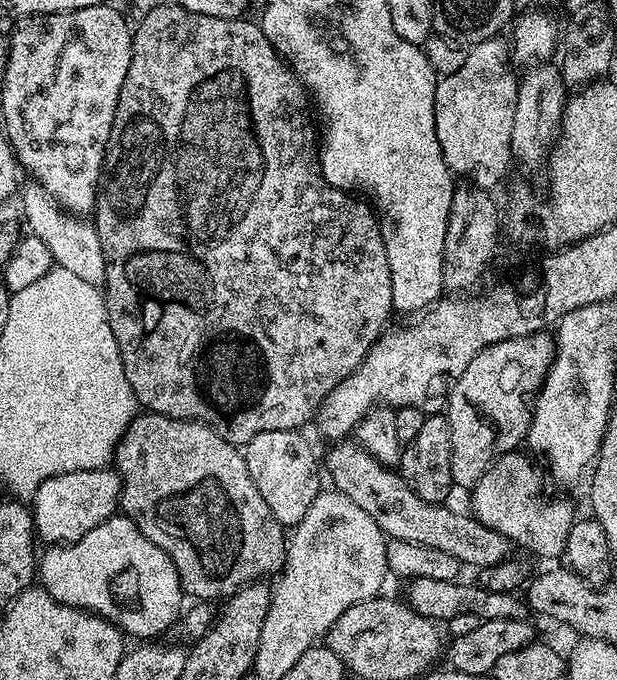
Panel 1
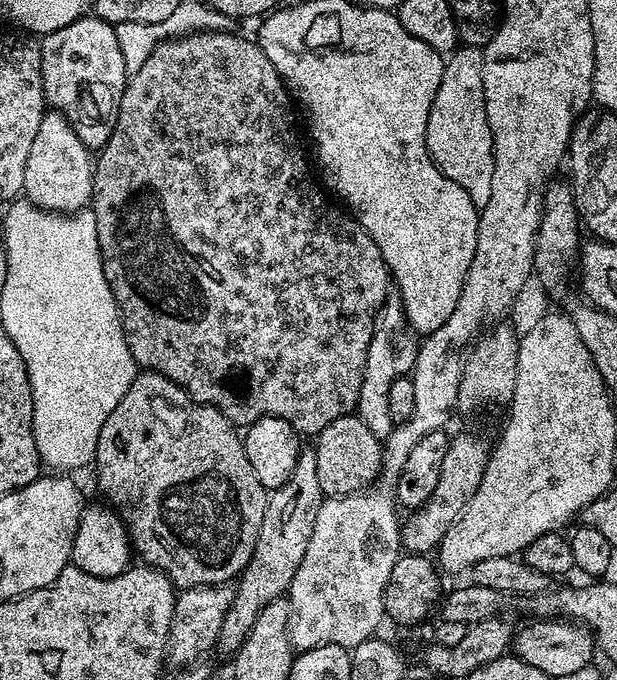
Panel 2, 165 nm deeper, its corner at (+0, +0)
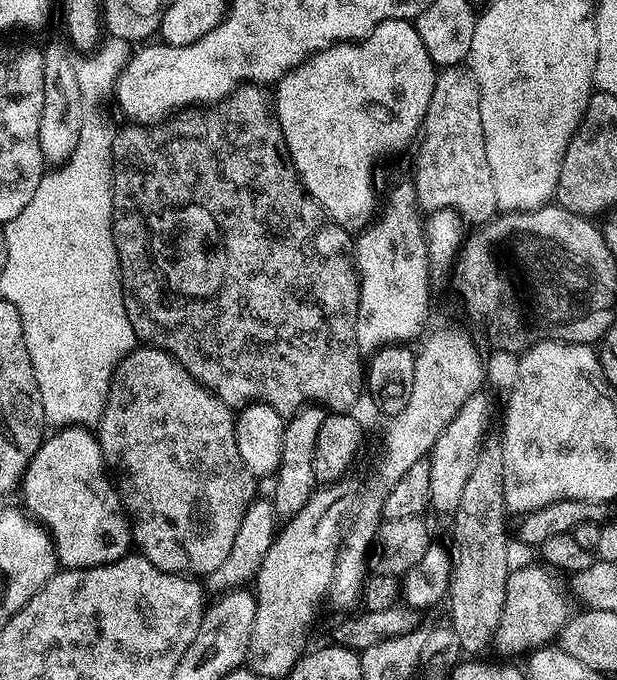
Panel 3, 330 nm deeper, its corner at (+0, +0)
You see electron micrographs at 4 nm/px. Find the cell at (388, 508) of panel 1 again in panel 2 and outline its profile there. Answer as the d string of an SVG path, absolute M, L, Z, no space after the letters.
M349 414L330 422L315 437L314 447L316 450L316 465L318 466L318 486L325 497L350 496L360 494L365 491L367 484L372 484L376 480L376 475L380 472L380 448L376 445L376 436L364 424L365 421L359 415Z

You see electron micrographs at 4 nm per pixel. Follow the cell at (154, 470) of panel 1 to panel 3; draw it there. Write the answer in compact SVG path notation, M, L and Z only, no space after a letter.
M136 346L117 364L116 371L112 373L108 396L105 398L105 408L99 413L98 420L100 420L100 432L98 431L100 449L104 455L105 465L111 469L118 481L120 499L124 502L124 510L128 514L132 530L132 539L139 555L145 556L151 564L158 566L163 572L207 574L218 569L230 553L234 538L237 537L238 526L242 523L248 505L258 494L256 493L257 477L242 462L242 454L238 454L233 409L222 403L208 388L203 388L195 376L163 348Z

